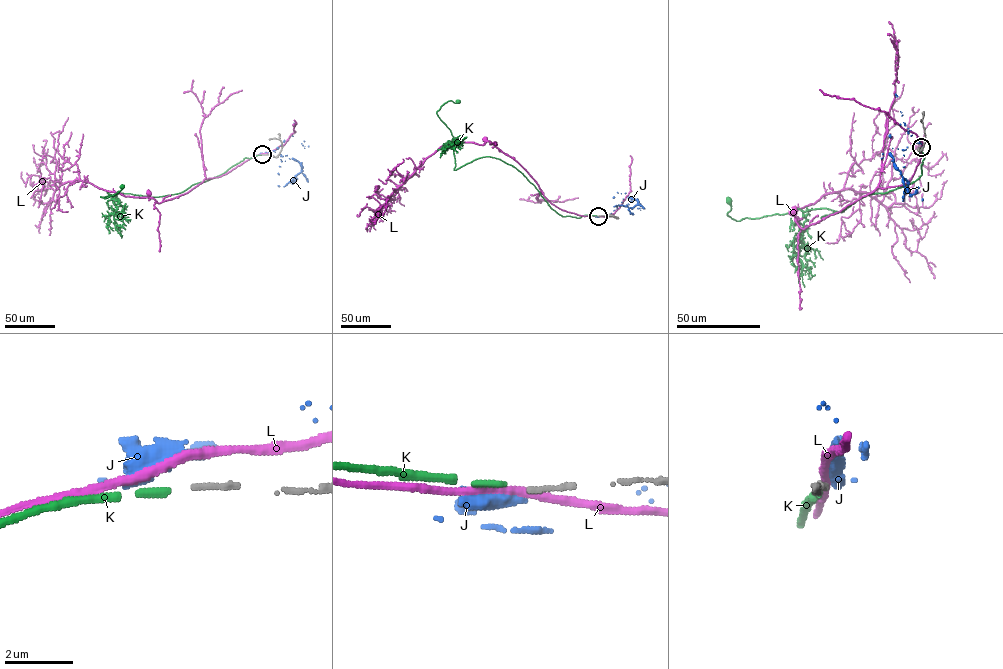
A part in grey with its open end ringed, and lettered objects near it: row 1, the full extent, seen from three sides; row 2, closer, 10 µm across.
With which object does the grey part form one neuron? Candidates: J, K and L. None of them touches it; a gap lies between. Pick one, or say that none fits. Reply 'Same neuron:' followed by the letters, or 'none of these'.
Same neuron: K

